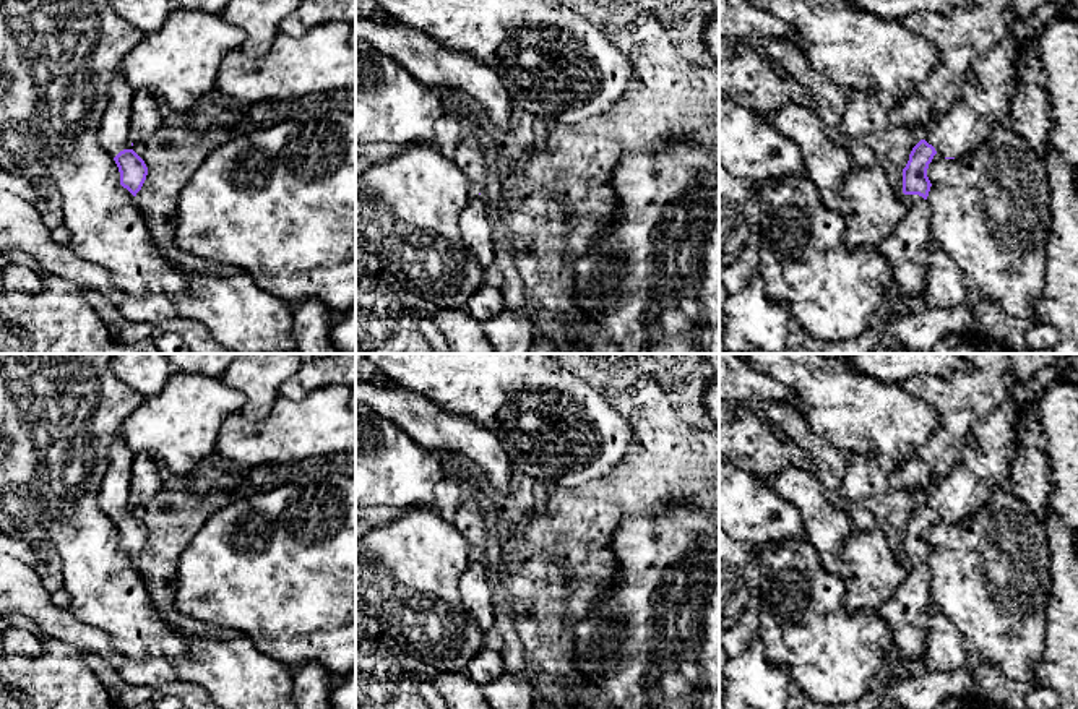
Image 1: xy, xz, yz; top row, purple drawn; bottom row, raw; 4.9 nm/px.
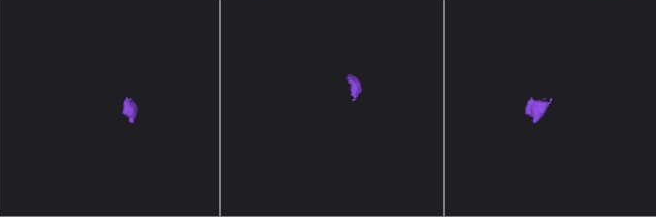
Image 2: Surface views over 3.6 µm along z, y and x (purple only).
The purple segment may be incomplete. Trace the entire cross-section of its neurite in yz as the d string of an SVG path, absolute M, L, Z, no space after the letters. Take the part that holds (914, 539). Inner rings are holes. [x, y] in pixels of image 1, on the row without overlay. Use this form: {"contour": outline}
{"contour": "M1063 354L1031 380L1018 381L1003 404L976 420L959 464L912 511L903 532L908 576L895 595L877 608L893 633L893 660L899 670L906 672L911 662L925 659L932 604L929 527L935 518L955 522L972 516L990 498L994 488L1008 479L1018 449L1020 412L1026 406L1037 407L1039 397L1057 380L1078 385L1078 354Z"}

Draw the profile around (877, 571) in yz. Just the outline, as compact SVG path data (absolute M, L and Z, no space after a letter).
M854 529L841 555L852 569L852 576L846 581L844 597L844 610L851 613L877 612L908 576L904 556L891 550L880 529L870 532Z

